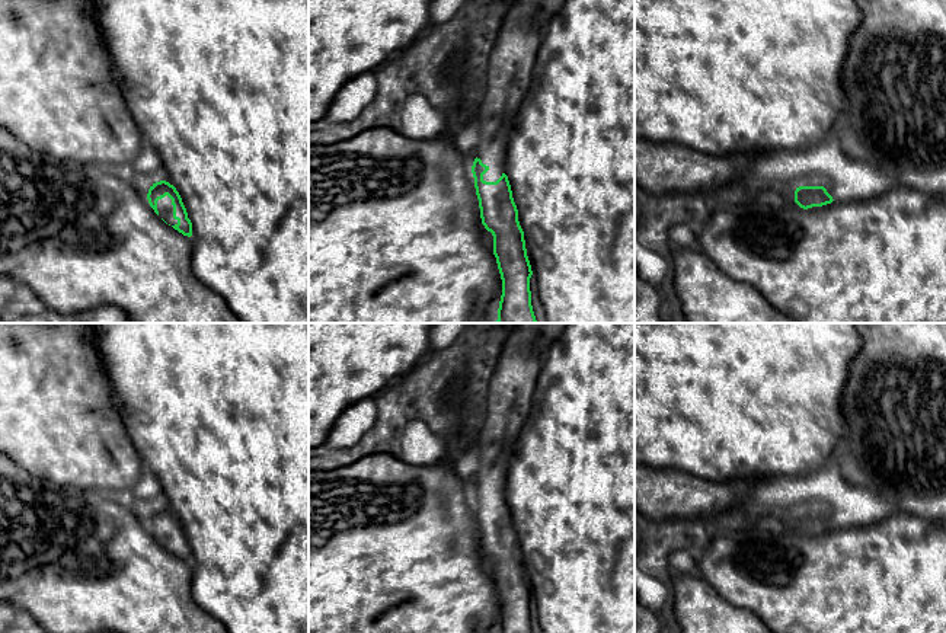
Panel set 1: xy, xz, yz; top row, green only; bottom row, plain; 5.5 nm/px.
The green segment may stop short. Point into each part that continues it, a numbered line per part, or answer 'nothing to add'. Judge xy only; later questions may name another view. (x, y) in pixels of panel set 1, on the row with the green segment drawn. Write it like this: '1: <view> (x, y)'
1: xy (165, 207)

